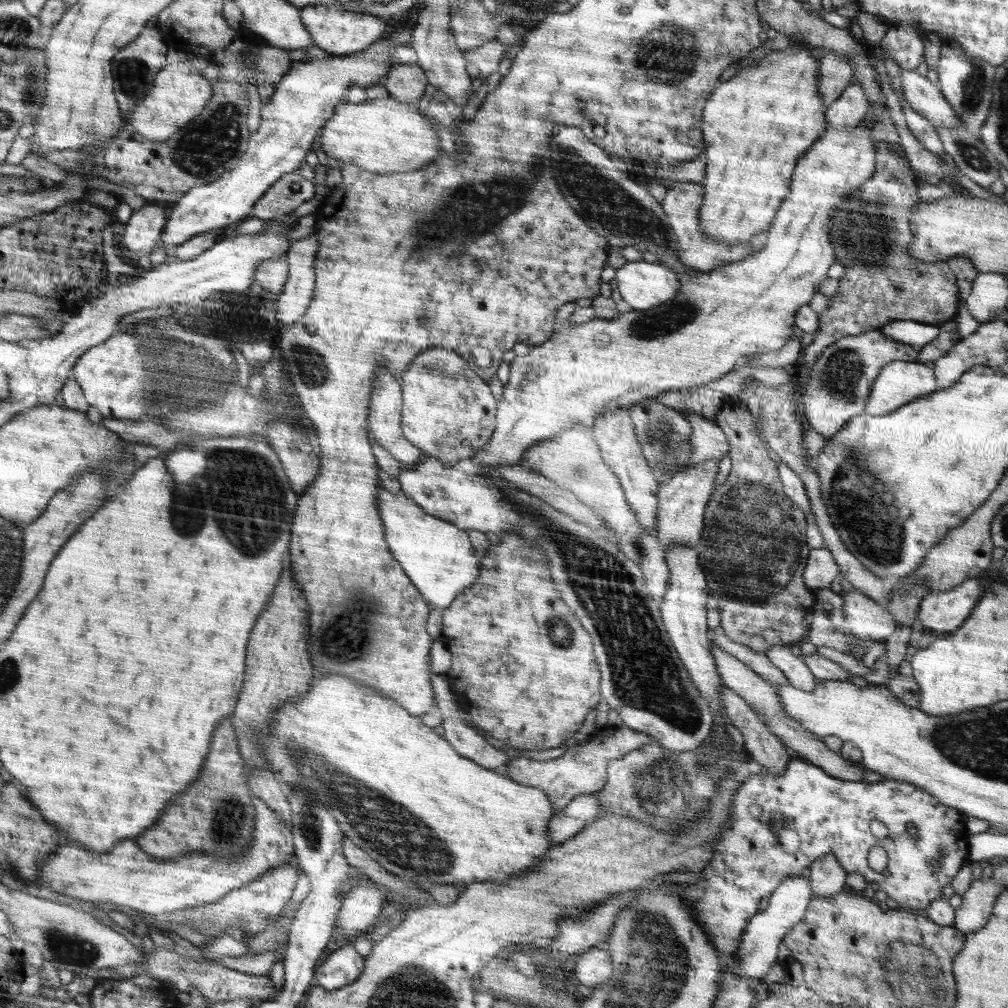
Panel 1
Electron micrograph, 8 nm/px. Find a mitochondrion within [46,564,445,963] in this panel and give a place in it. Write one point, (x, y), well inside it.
(342, 641)

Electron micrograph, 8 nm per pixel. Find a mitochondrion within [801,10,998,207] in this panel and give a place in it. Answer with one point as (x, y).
(974, 93)

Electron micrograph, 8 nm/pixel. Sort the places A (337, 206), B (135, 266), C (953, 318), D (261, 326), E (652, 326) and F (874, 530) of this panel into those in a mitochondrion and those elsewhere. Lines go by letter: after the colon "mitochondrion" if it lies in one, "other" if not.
A: other
B: other
C: other
D: other
E: mitochondrion
F: mitochondrion

